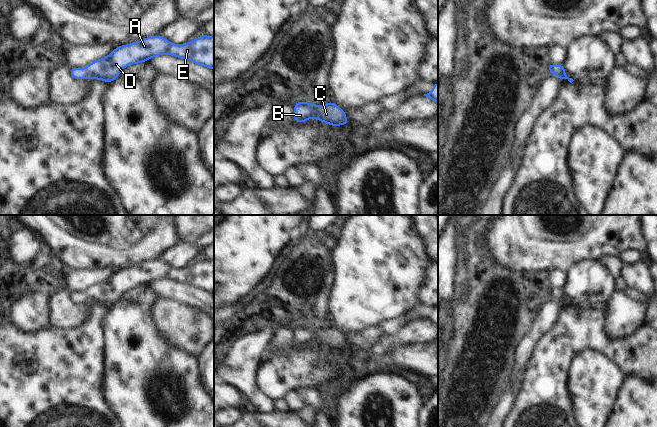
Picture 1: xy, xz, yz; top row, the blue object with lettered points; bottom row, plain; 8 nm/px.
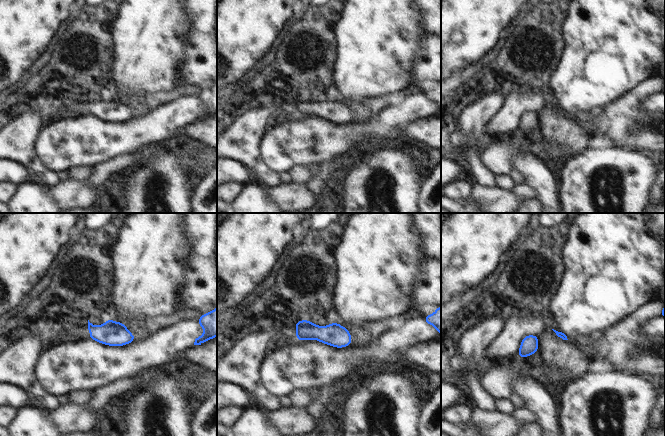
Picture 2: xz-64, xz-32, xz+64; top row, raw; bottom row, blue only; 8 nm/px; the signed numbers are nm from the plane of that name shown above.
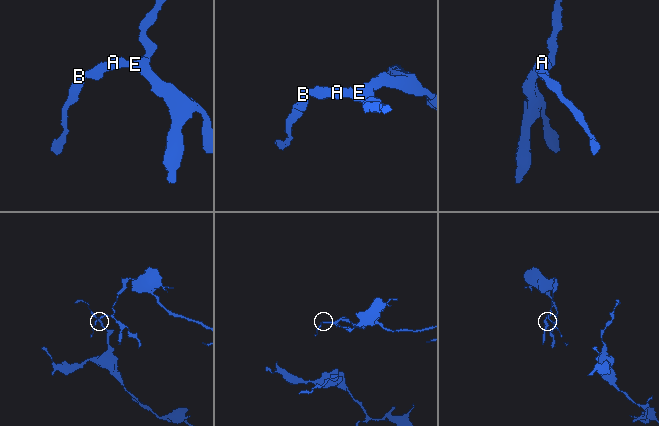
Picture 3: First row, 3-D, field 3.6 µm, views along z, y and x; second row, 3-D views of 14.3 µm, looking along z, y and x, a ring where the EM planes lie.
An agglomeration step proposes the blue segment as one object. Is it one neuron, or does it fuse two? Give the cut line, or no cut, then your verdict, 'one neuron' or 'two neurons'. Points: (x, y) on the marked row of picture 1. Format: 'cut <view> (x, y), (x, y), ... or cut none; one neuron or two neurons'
cut none; one neuron

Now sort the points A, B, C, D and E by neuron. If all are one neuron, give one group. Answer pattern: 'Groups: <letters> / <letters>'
Groups: A B C D E

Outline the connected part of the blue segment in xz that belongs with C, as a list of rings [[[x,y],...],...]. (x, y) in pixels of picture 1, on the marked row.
[[[297,101],[294,104],[293,118],[294,121],[298,123],[304,123],[305,121],[314,118],[330,126],[349,124],[345,111],[332,101],[321,105]]]

